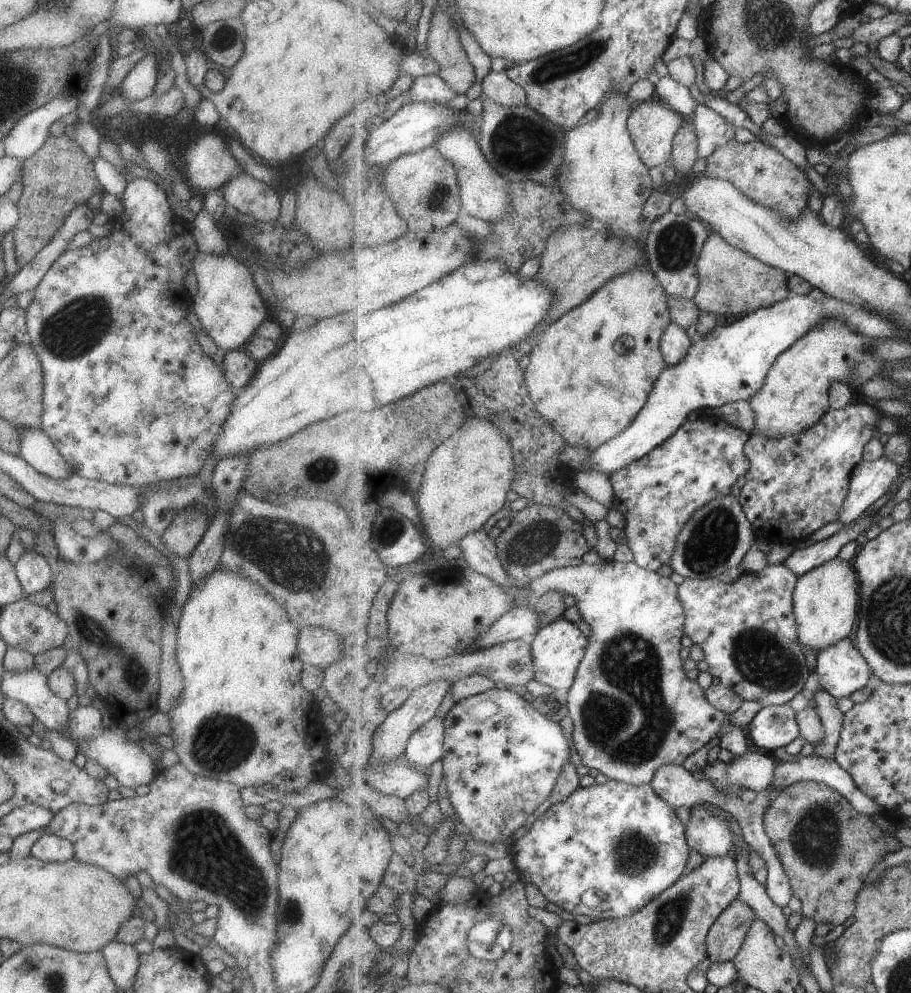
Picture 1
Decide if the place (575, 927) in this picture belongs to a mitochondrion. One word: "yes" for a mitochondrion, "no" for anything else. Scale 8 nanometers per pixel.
no

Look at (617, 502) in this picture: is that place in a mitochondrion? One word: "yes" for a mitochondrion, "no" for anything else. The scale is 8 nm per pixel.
no

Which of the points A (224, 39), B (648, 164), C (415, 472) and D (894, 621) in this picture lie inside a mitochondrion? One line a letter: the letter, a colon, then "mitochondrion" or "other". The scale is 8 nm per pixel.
A: mitochondrion
B: other
C: other
D: mitochondrion

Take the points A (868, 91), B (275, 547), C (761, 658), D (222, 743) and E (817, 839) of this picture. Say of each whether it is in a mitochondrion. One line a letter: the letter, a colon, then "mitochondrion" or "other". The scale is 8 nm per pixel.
A: other
B: mitochondrion
C: mitochondrion
D: mitochondrion
E: mitochondrion

